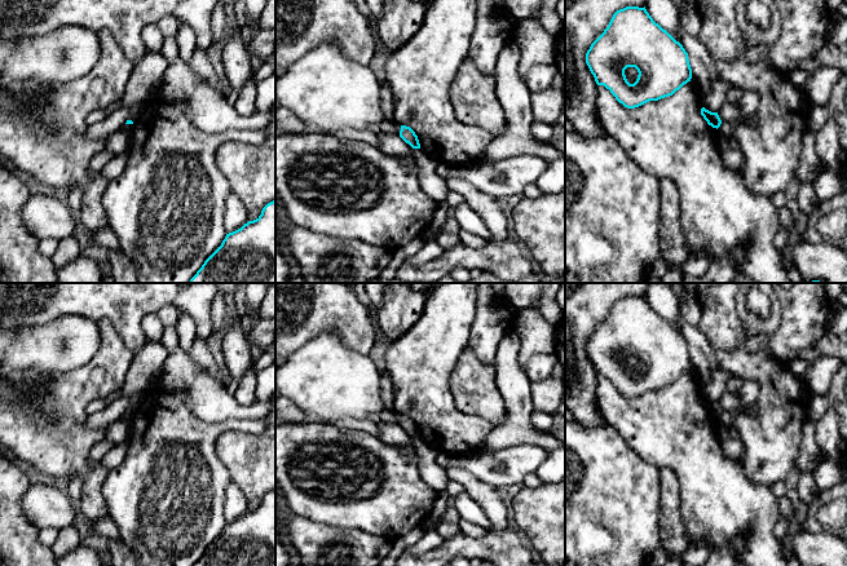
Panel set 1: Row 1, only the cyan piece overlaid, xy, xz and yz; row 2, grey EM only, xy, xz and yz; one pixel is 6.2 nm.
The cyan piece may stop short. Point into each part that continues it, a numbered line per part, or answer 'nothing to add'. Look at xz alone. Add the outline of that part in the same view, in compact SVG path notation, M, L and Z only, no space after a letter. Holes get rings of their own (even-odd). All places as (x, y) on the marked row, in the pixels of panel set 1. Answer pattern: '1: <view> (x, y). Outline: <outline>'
nothing to add

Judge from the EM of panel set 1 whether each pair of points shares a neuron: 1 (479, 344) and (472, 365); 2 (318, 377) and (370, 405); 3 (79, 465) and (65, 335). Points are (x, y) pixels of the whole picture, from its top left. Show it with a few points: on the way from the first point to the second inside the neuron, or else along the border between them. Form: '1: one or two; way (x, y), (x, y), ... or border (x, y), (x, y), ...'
1: two; border (467, 348), (482, 362), (494, 362)
2: one; way (331, 381), (347, 384), (357, 394)
3: two; border (95, 353), (75, 368), (38, 370)

